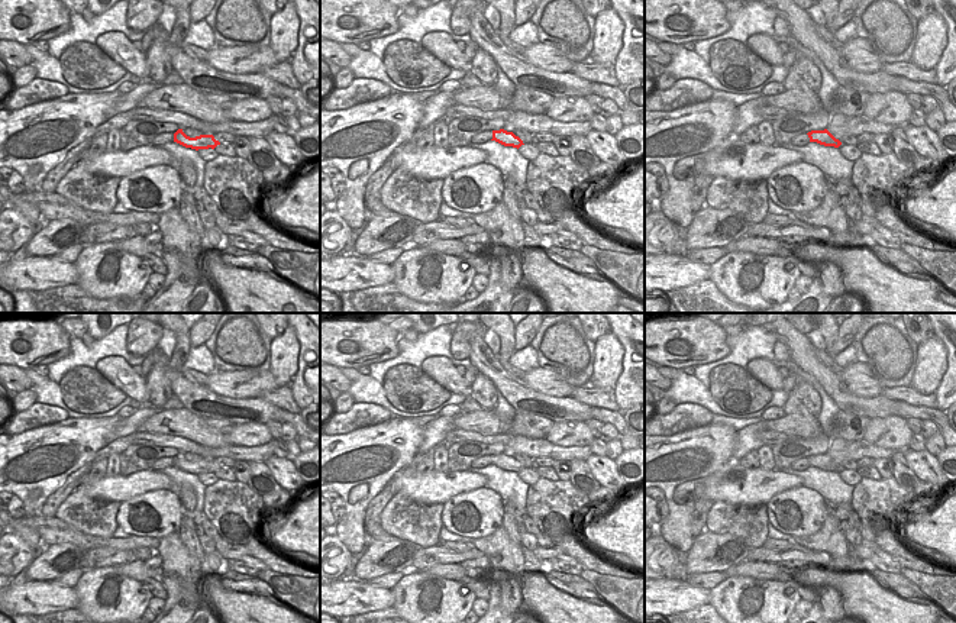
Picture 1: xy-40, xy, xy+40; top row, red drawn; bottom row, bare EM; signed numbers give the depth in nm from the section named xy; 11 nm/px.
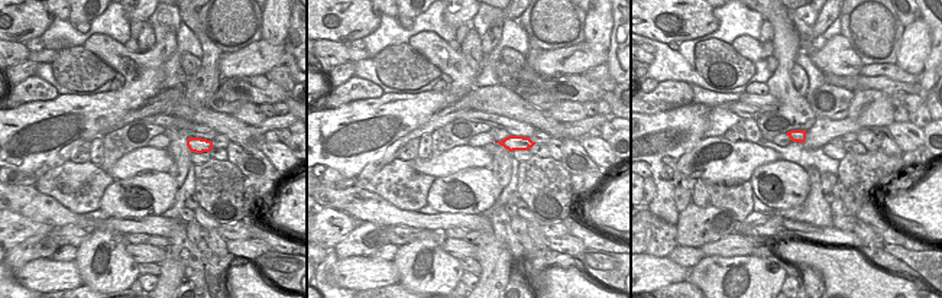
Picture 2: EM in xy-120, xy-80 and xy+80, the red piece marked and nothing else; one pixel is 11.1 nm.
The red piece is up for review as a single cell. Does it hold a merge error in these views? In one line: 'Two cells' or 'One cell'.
One cell

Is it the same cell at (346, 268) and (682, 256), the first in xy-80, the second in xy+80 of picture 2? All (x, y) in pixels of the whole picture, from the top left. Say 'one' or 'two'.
two

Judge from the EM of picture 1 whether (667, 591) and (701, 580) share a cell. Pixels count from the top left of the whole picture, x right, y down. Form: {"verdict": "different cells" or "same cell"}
{"verdict": "different cells"}

